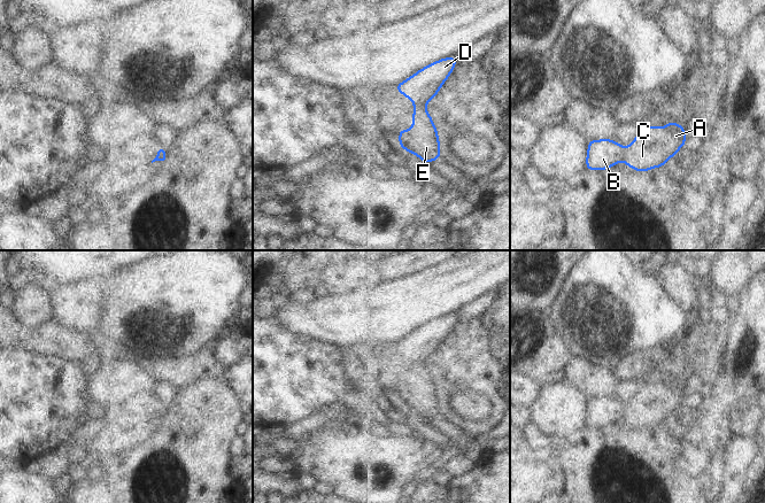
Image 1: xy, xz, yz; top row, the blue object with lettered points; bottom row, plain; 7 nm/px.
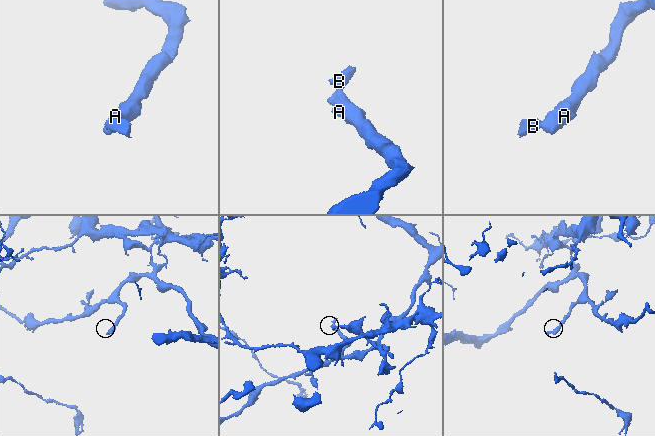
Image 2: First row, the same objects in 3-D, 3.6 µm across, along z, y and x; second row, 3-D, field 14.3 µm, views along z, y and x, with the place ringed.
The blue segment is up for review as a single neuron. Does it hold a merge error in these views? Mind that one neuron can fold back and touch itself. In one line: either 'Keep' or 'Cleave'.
Cleave

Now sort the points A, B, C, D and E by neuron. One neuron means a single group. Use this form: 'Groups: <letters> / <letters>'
Groups: A C E / B D

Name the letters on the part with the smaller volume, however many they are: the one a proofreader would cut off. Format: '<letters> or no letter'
B, D

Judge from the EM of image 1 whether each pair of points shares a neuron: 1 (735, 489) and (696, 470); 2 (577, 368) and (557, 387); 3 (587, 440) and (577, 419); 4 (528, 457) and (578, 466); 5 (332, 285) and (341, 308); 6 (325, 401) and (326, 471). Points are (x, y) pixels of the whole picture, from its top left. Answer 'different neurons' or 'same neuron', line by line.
1: different neurons
2: different neurons
3: different neurons
4: different neurons
5: different neurons
6: different neurons

